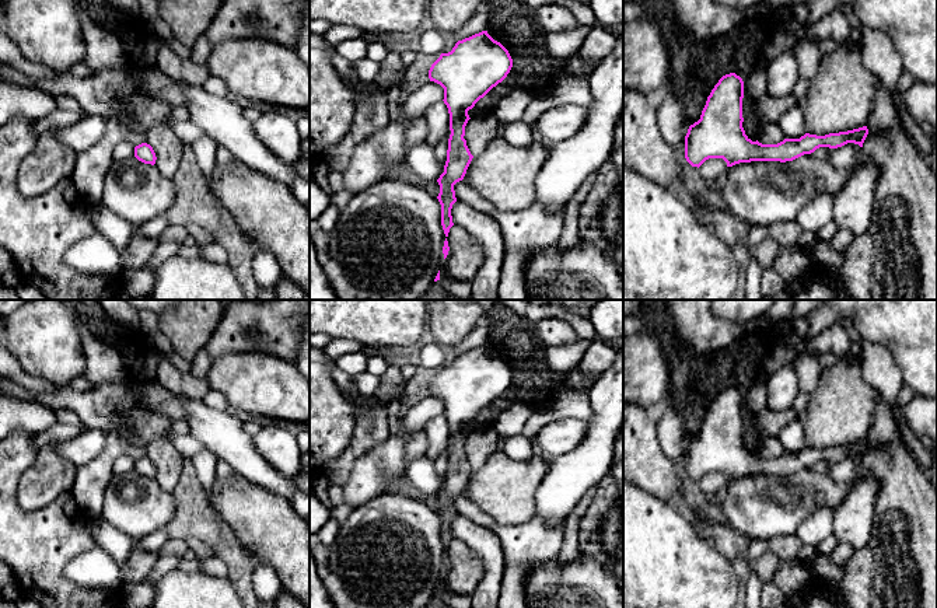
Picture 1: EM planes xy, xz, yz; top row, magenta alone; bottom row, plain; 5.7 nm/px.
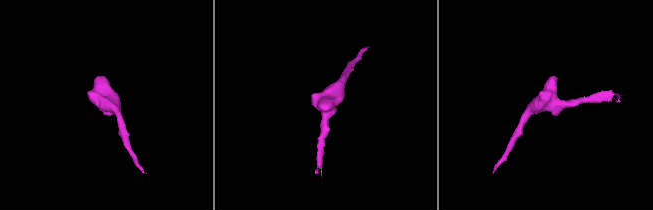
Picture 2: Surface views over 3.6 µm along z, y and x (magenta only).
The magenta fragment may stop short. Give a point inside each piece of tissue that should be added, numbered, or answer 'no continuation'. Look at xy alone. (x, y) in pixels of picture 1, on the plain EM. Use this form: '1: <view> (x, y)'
no continuation

